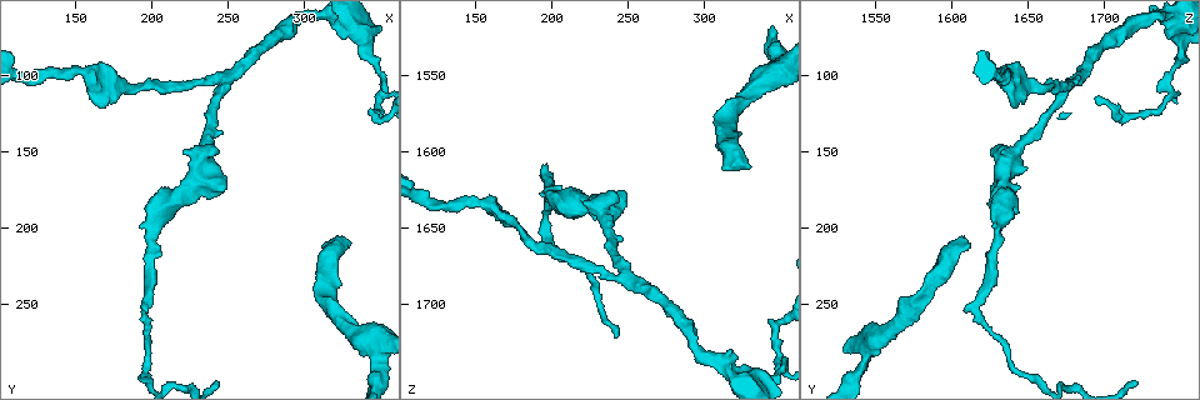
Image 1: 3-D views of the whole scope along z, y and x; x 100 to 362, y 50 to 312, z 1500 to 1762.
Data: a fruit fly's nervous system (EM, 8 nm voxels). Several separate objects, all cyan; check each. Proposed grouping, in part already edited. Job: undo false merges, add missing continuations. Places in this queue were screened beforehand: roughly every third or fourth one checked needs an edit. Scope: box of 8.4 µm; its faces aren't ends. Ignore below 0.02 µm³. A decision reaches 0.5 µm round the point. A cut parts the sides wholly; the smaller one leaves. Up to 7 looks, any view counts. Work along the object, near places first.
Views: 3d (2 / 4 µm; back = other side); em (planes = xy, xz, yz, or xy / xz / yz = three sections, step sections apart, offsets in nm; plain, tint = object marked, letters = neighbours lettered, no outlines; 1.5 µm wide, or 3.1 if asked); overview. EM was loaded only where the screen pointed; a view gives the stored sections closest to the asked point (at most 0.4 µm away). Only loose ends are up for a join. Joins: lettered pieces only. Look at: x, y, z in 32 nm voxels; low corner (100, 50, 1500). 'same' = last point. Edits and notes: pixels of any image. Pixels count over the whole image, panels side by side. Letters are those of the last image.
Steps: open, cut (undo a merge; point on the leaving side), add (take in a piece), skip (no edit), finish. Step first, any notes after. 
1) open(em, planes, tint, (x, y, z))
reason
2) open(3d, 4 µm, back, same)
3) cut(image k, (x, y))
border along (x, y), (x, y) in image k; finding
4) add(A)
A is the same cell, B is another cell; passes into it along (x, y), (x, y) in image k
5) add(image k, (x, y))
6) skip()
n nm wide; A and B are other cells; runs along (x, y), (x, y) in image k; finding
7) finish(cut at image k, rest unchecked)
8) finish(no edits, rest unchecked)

open(em, yz, step 4, letters, (330, 210, 1612))
long arm stops here

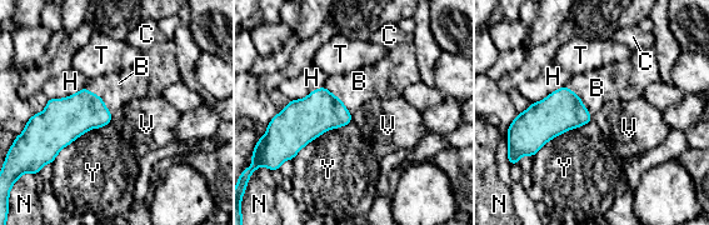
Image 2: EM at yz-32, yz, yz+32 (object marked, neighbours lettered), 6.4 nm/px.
open(em, planes, letters, same)
cut it another way

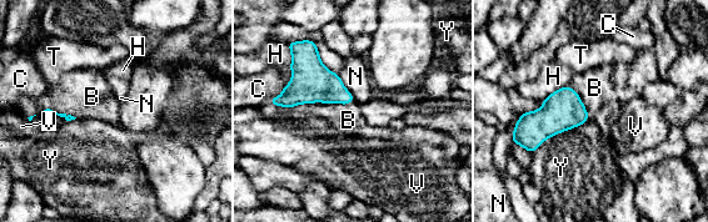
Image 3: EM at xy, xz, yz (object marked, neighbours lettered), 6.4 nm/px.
add(B)
B is the same cell, C, H, N, T, V and Y are other cells; passes into it along (312, 81), (310, 102), (345, 119) in image 3; it goes on there

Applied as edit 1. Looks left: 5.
open(em, planes, tint, (350, 130, 1712))
sharp bend

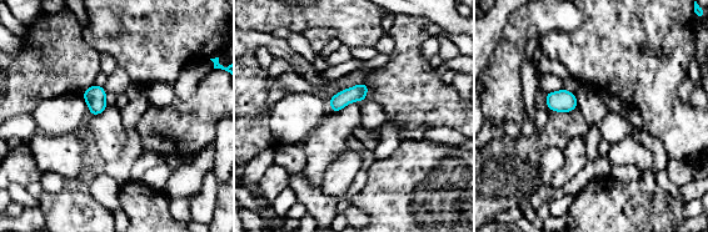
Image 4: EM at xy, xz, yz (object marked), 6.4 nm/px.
open(em, planes, letters, same)
see the neighbours

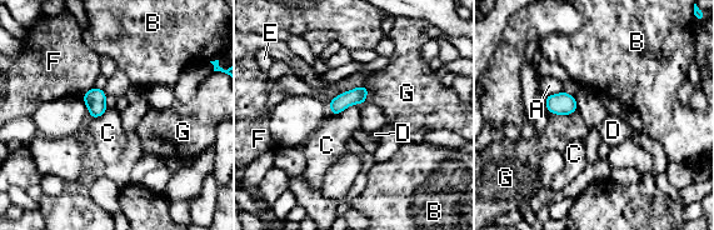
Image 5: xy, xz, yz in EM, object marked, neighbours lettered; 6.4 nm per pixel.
skip()
A, B, C, D, E, F and G are other cells; border along (362, 103), (331, 114) in image 5; continuous, no second cell

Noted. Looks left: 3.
open(em, planes, tint, (172, 112, 1644))
arms part here

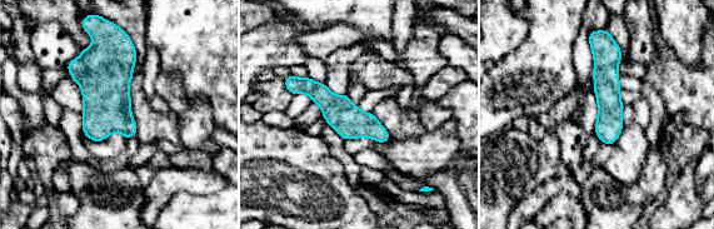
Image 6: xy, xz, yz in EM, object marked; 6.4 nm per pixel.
open(em, planes, letters, same)

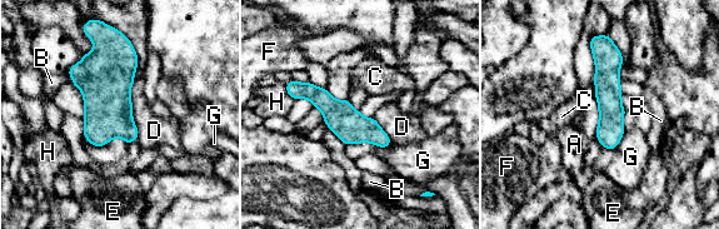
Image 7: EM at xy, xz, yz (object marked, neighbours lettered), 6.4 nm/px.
skip()
A, B, C, D, E, F, G and H are other cells; border along (130, 95), (131, 118), (138, 139) in image 7; continuous, no second cell

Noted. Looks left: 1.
finish(add at image 3, rest unchecked)

